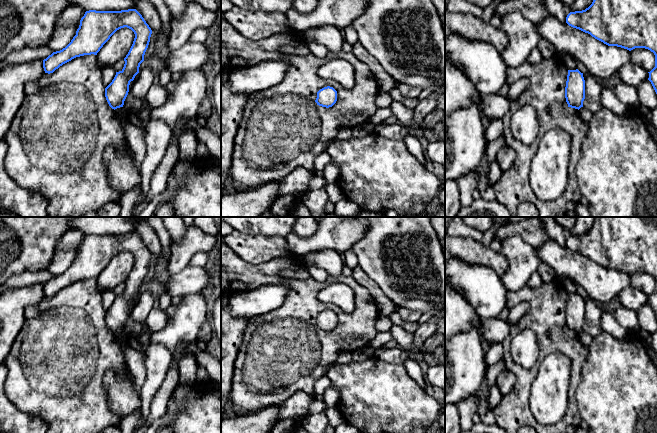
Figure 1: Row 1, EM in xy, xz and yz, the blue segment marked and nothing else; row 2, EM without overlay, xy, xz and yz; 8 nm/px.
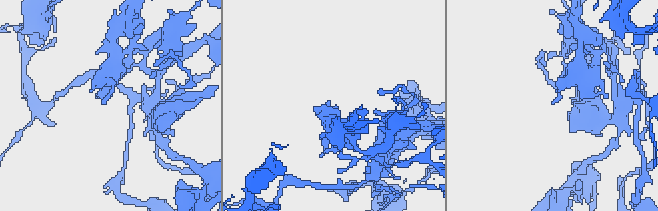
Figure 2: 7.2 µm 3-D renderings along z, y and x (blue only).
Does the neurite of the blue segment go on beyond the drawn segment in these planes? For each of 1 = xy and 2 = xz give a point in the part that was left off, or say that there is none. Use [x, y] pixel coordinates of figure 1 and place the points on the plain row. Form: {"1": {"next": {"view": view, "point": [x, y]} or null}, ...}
{"1": {"next": null}, "2": {"next": null}}

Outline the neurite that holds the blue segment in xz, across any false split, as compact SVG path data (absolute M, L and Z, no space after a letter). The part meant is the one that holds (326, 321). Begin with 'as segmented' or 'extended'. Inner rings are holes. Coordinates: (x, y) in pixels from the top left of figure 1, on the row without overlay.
as segmented | M330 310L324 311L317 316L315 326L322 331L332 331L337 325L337 315Z

